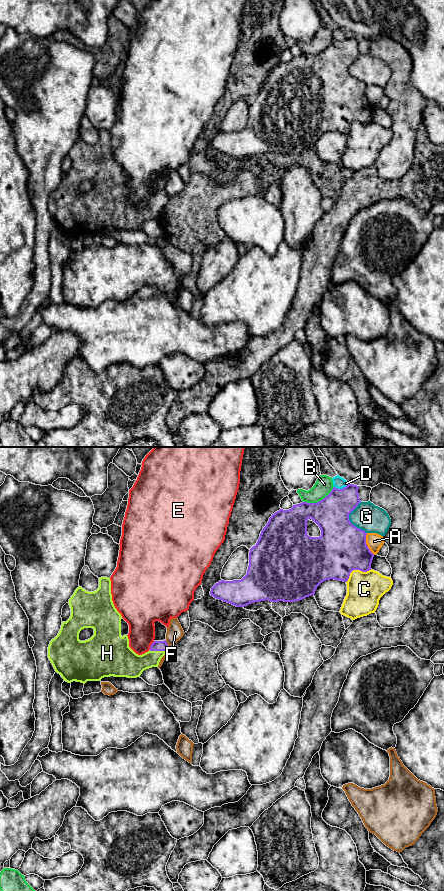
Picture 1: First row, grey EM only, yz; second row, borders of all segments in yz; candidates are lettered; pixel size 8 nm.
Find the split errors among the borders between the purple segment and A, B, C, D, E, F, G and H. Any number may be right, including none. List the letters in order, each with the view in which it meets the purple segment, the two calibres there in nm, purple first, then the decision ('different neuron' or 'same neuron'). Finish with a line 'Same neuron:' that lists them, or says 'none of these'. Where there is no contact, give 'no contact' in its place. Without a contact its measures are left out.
A: yz | 400/140 nm | different neuron
B: yz | 280/140 nm | different neuron
C: yz | 400/280 nm | different neuron
D: yz | 280/100 nm | different neuron
E: yz | 80/240 nm | different neuron
F: yz | 80/130 nm | different neuron
G: yz | 400/220 nm | different neuron
H: yz | 80/200 nm | same neuron
Same neuron: H

